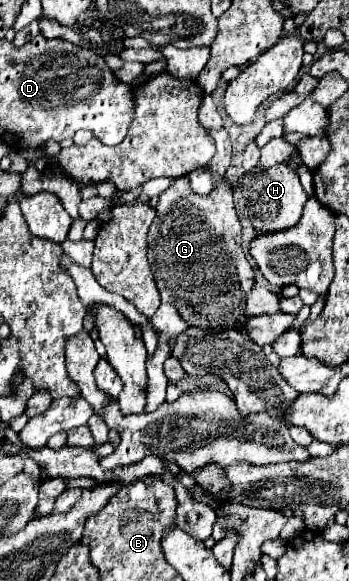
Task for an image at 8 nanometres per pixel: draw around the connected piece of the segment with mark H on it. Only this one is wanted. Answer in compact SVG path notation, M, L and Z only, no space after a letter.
M276 164L272 168L256 166L252 172L244 176L242 184L246 208L256 232L278 232L282 228L294 228L300 222L304 204L308 202L308 194L304 192L300 178L294 170L286 168L284 164Z

